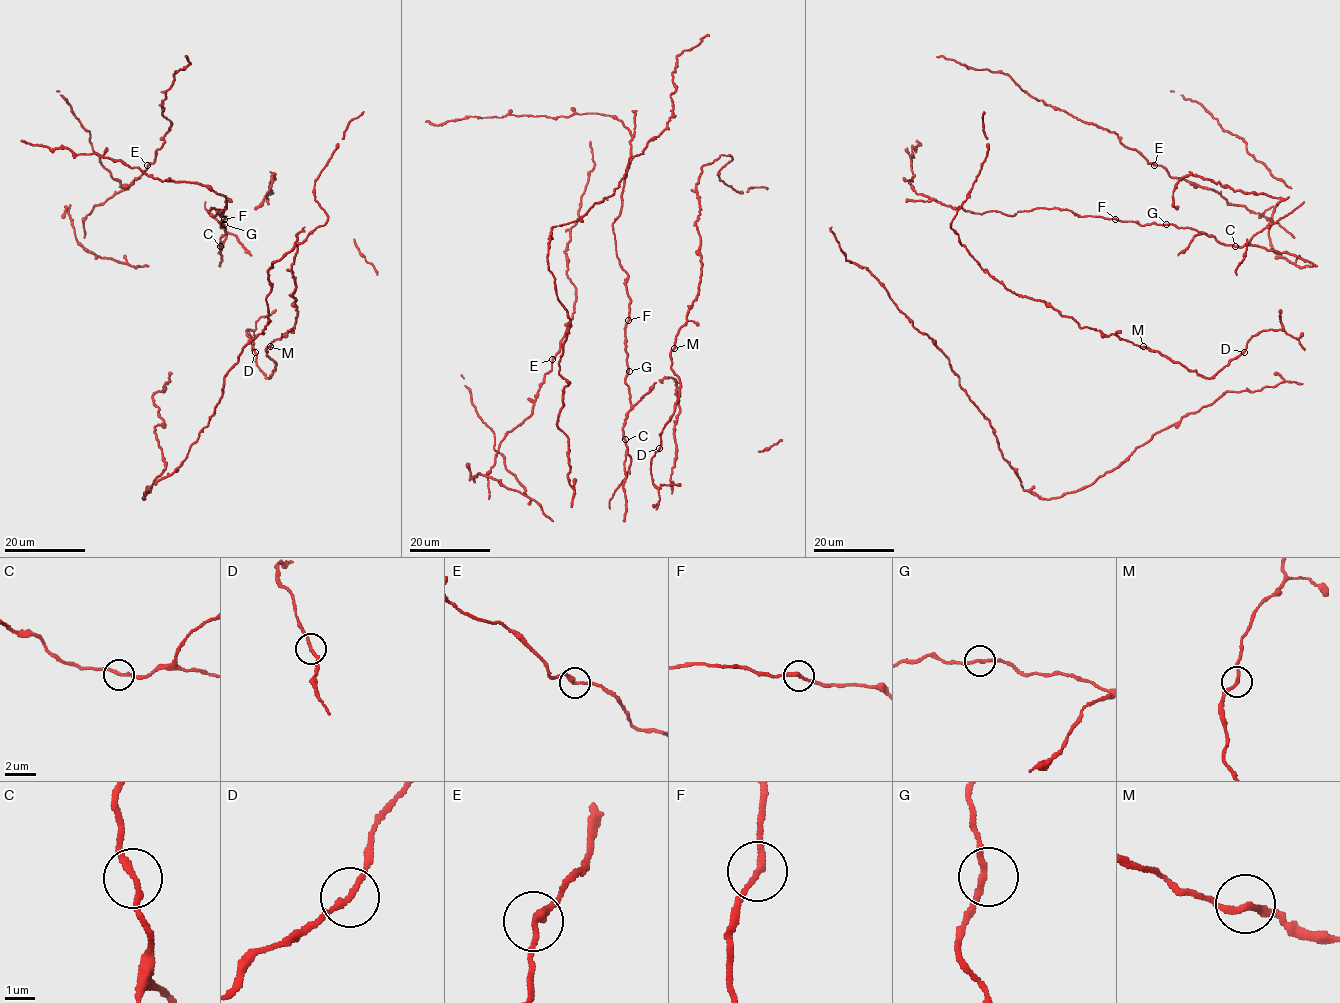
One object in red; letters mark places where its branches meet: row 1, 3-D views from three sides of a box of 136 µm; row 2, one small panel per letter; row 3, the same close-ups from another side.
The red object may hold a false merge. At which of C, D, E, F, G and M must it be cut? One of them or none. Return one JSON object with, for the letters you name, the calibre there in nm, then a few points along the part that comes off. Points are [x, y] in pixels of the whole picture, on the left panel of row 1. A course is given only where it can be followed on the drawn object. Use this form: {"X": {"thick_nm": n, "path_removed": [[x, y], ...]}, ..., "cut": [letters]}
{"cut": []}

